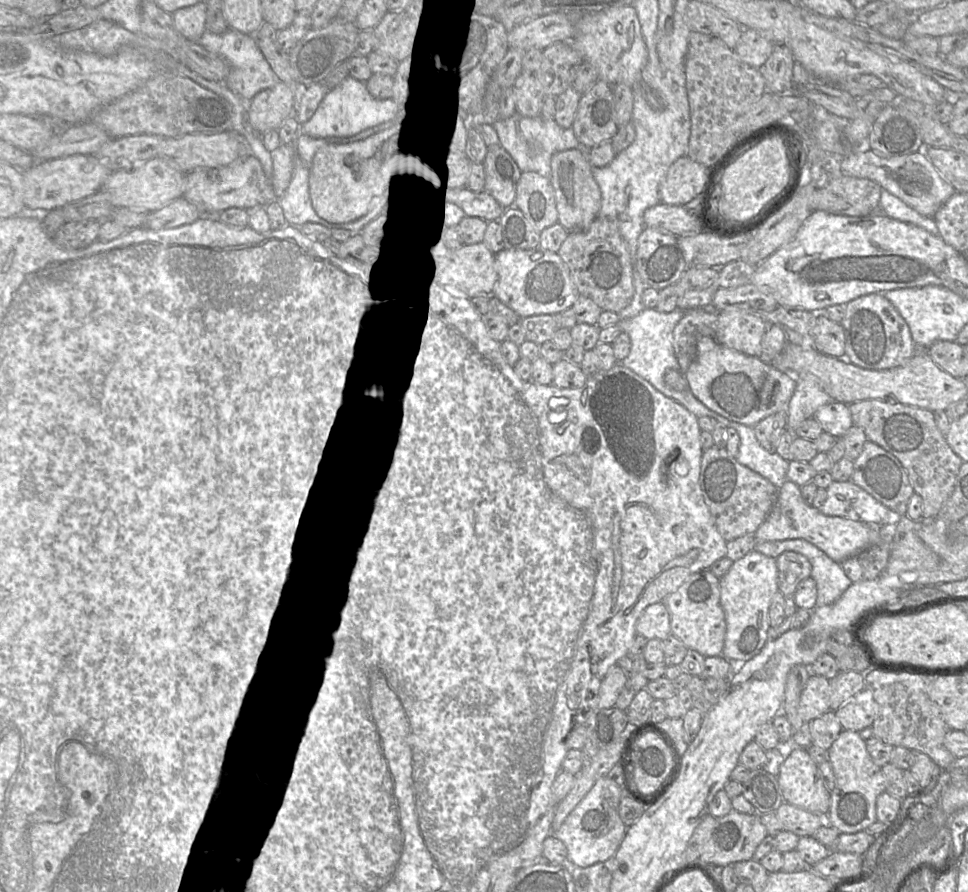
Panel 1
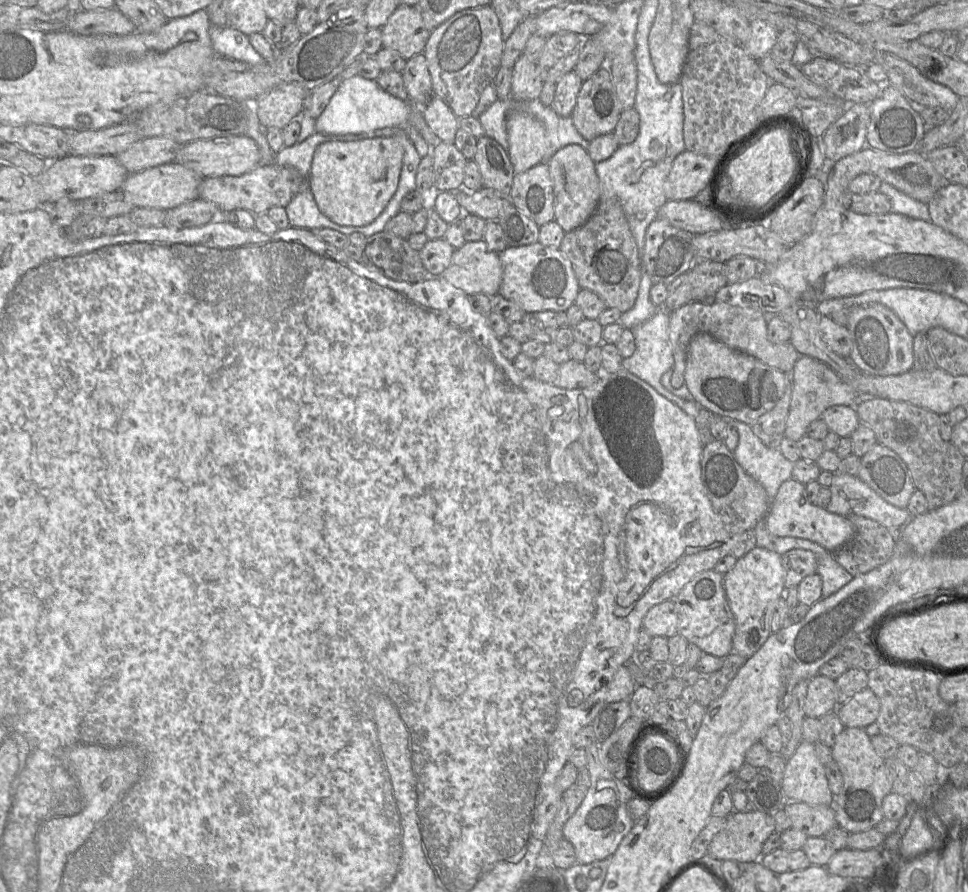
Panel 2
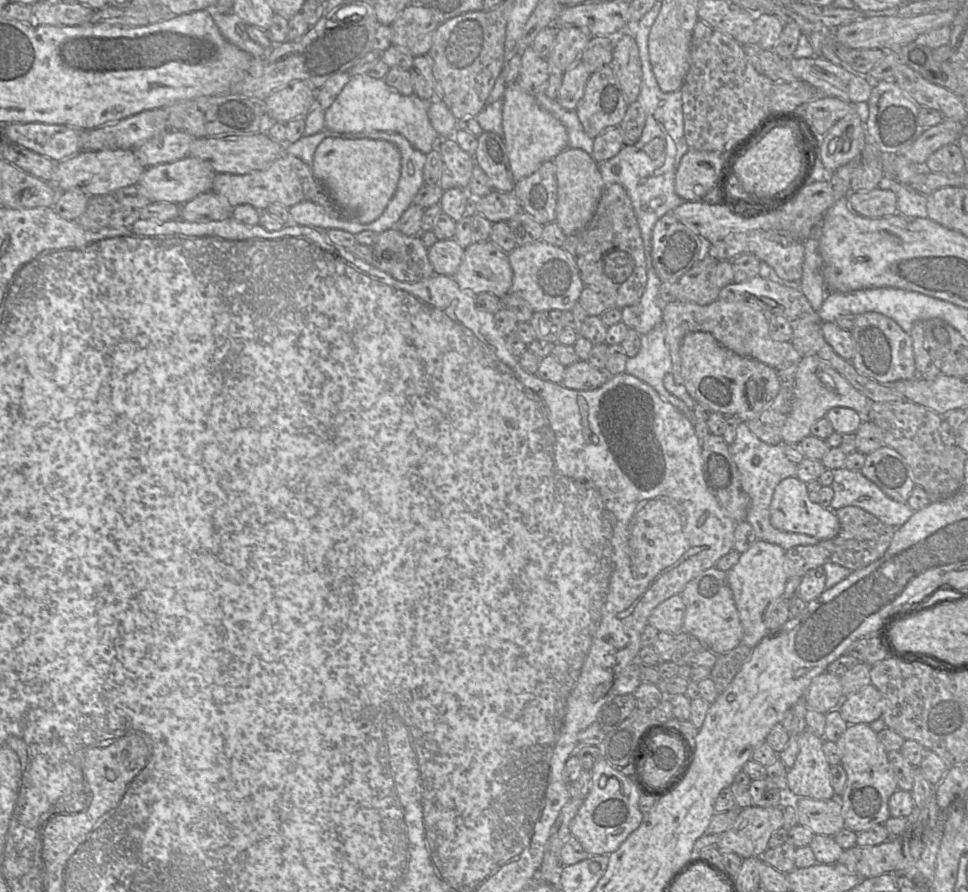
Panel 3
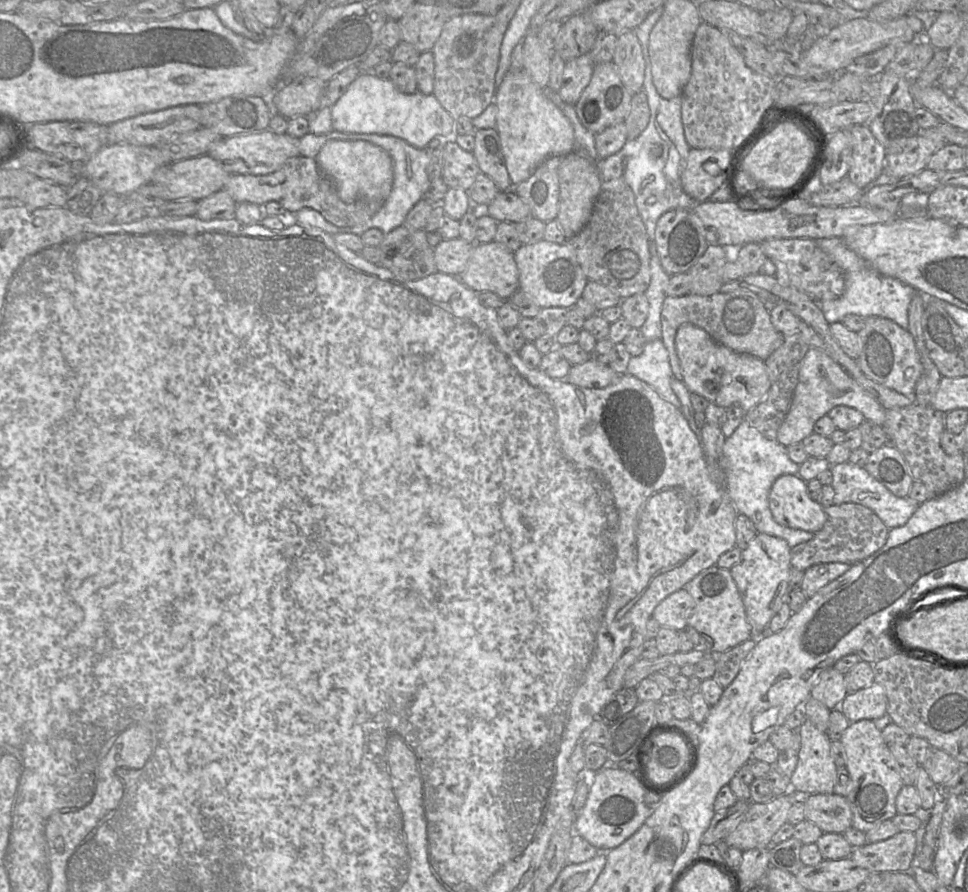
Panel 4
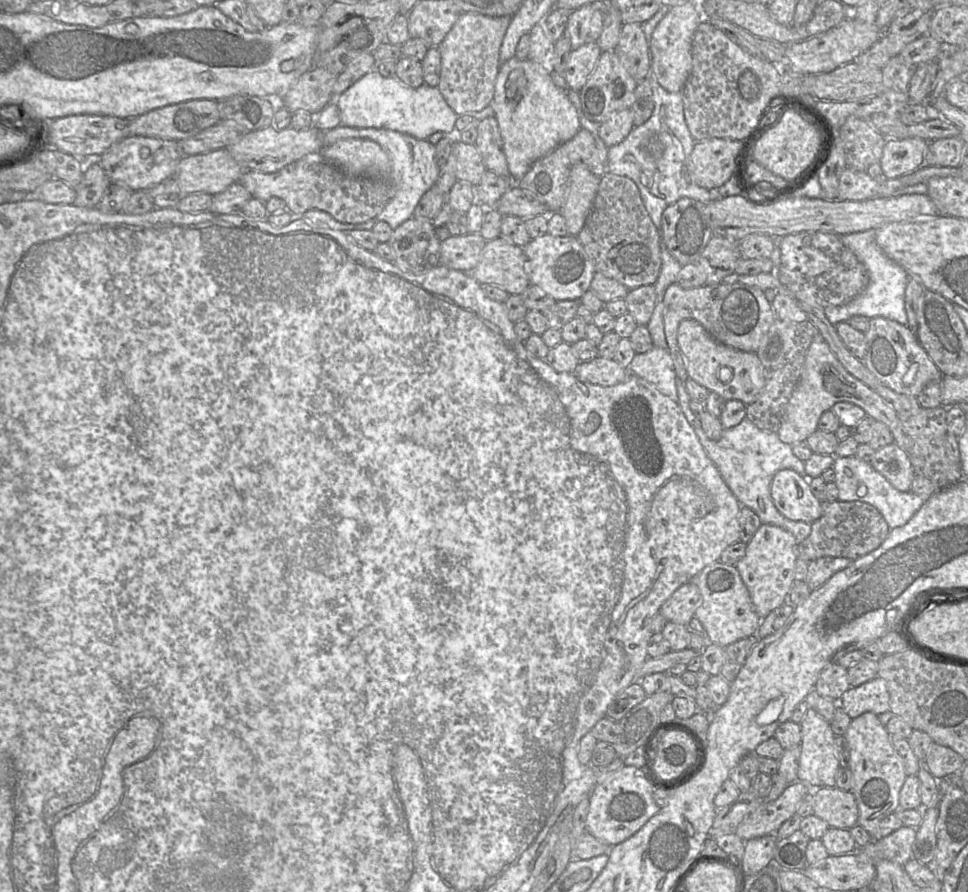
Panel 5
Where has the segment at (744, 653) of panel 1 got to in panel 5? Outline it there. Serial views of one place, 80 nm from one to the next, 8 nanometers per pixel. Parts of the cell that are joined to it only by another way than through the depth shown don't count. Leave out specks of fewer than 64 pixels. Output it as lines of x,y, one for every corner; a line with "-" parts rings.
762,524
748,542
745,555
735,564
761,619
788,602
794,584
798,545
790,532
779,526

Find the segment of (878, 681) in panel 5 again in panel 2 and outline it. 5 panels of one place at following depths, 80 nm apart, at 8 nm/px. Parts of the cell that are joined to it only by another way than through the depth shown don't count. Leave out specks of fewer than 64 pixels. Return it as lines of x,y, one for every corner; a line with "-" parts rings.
866,687
836,709
845,728
865,728
876,722
880,702
874,692

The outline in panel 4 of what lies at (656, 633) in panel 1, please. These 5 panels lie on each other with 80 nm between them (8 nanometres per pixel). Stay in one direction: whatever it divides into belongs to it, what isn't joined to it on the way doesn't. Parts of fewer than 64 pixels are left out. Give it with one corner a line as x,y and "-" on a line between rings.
681,588
665,597
654,609
652,617
660,627
676,631
686,629
688,618
694,607
694,599
686,588

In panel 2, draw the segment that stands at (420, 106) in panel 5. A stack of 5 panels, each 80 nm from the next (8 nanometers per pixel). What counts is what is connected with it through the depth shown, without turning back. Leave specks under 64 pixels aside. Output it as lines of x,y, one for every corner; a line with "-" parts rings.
356,74
351,78
343,80
331,98
329,104
317,118
316,132
324,134
358,134
383,128
405,128
409,140
415,146
421,158
425,157
432,147
427,144
420,133
408,126
412,104
396,98
377,84
376,80
369,80

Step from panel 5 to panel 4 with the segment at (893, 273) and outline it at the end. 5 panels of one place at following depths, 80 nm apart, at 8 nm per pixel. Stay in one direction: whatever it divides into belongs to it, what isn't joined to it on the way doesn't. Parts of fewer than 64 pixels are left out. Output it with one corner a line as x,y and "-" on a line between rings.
821,238
815,241
842,270
845,278
843,294
837,299
820,303
820,309
829,324
841,322
847,315
857,315
864,319
876,316
890,319
901,328
908,330
908,308
914,295
918,293
912,286
896,278
884,276
872,269
862,258
845,245
843,238

